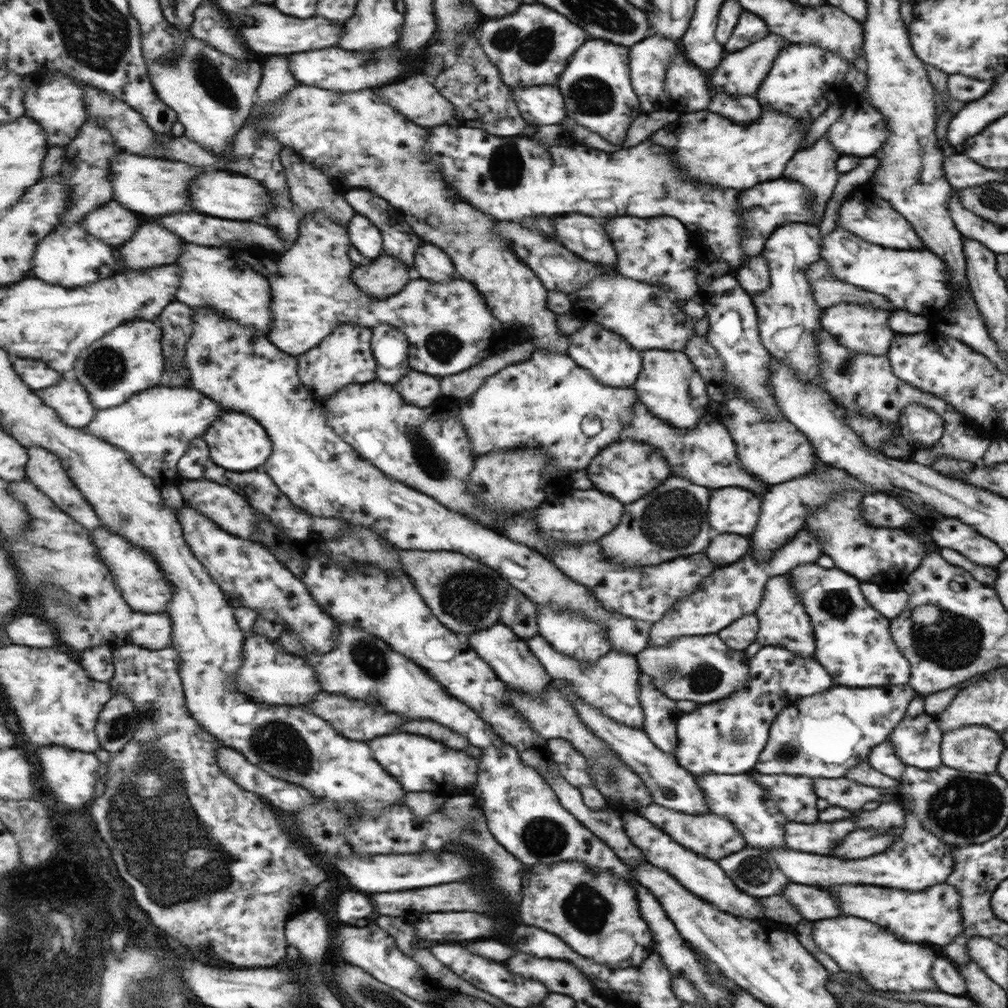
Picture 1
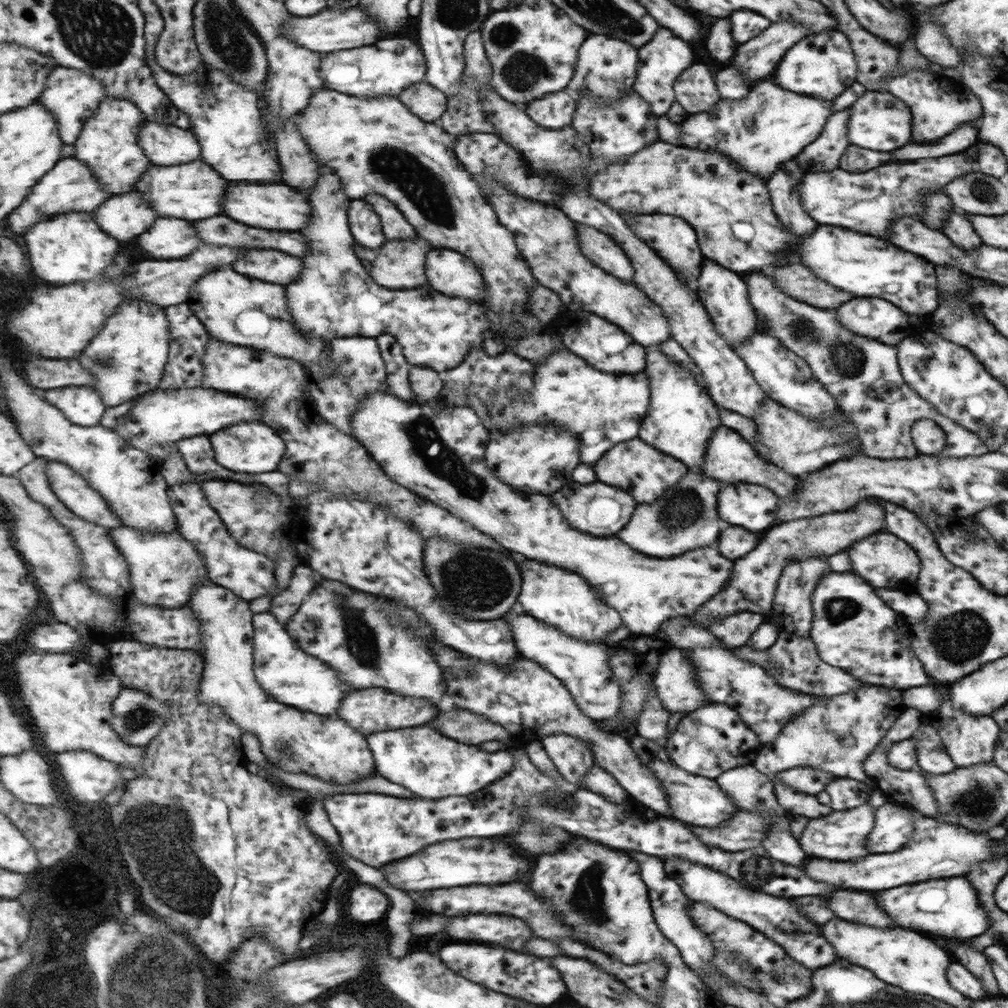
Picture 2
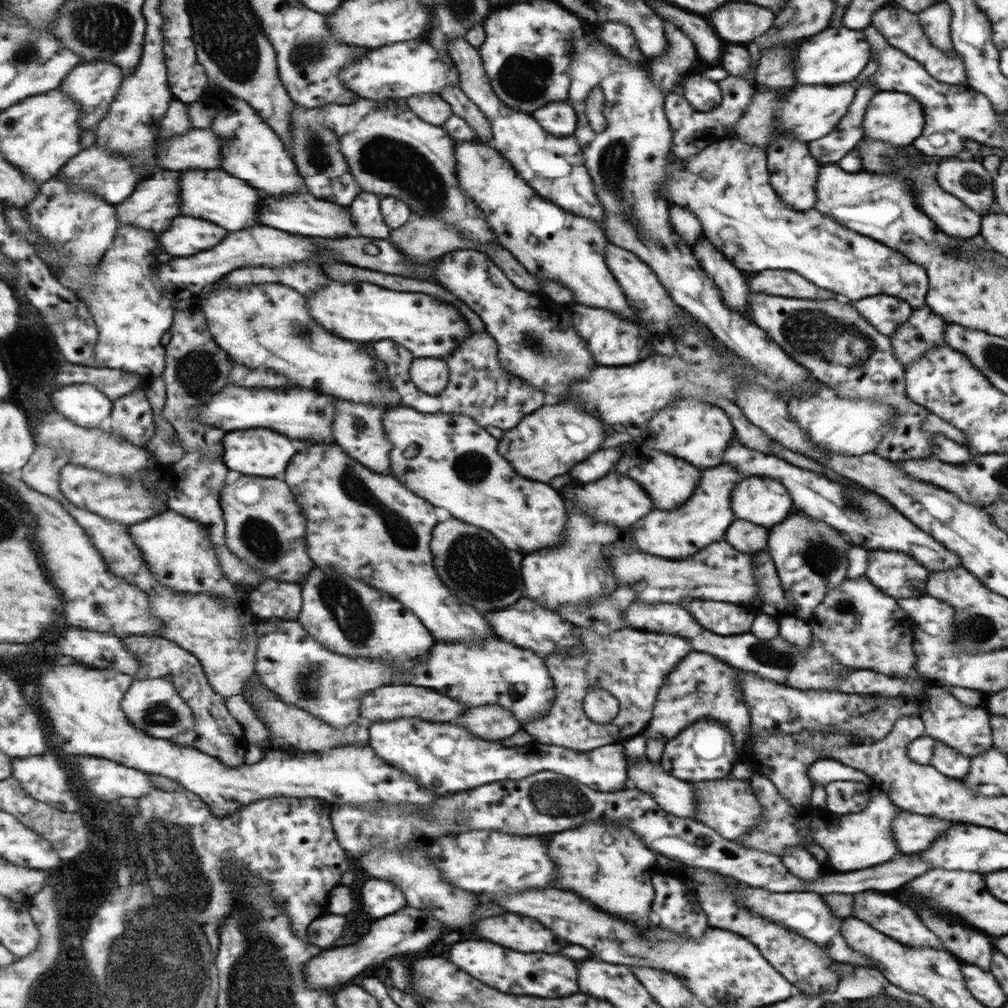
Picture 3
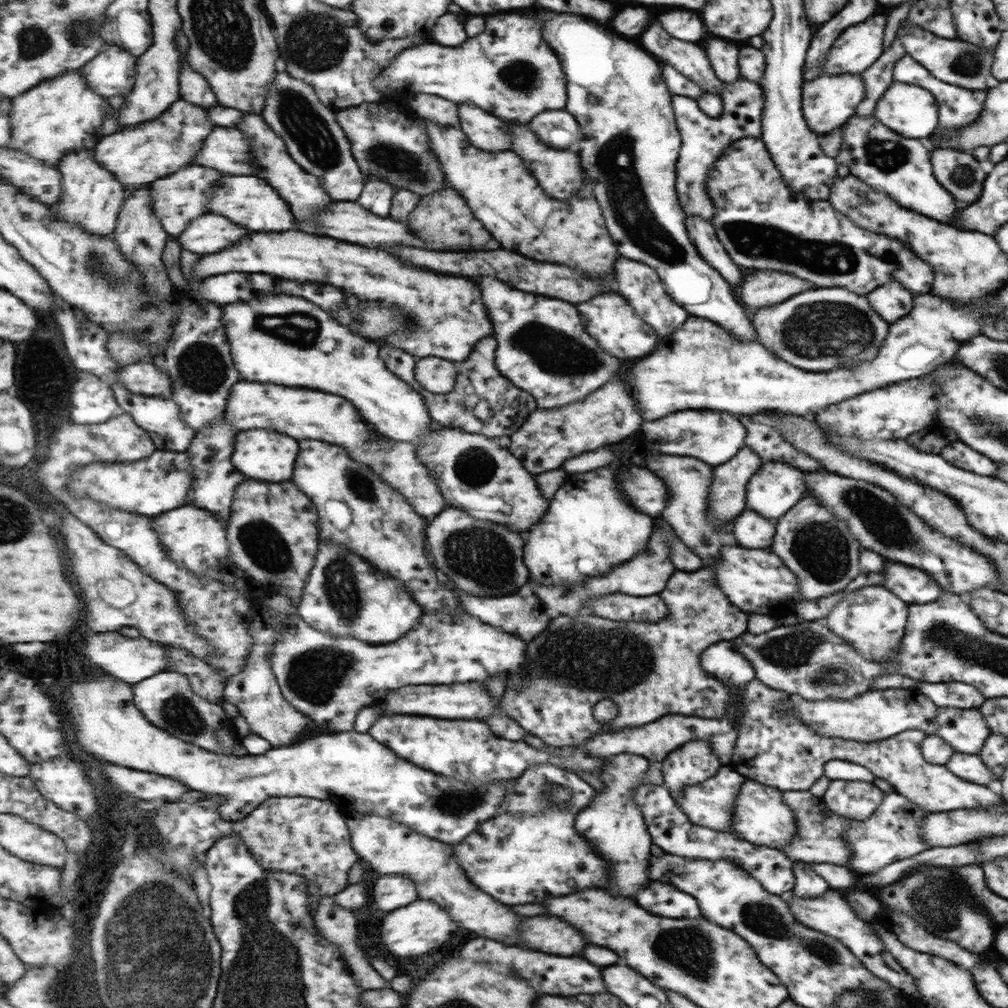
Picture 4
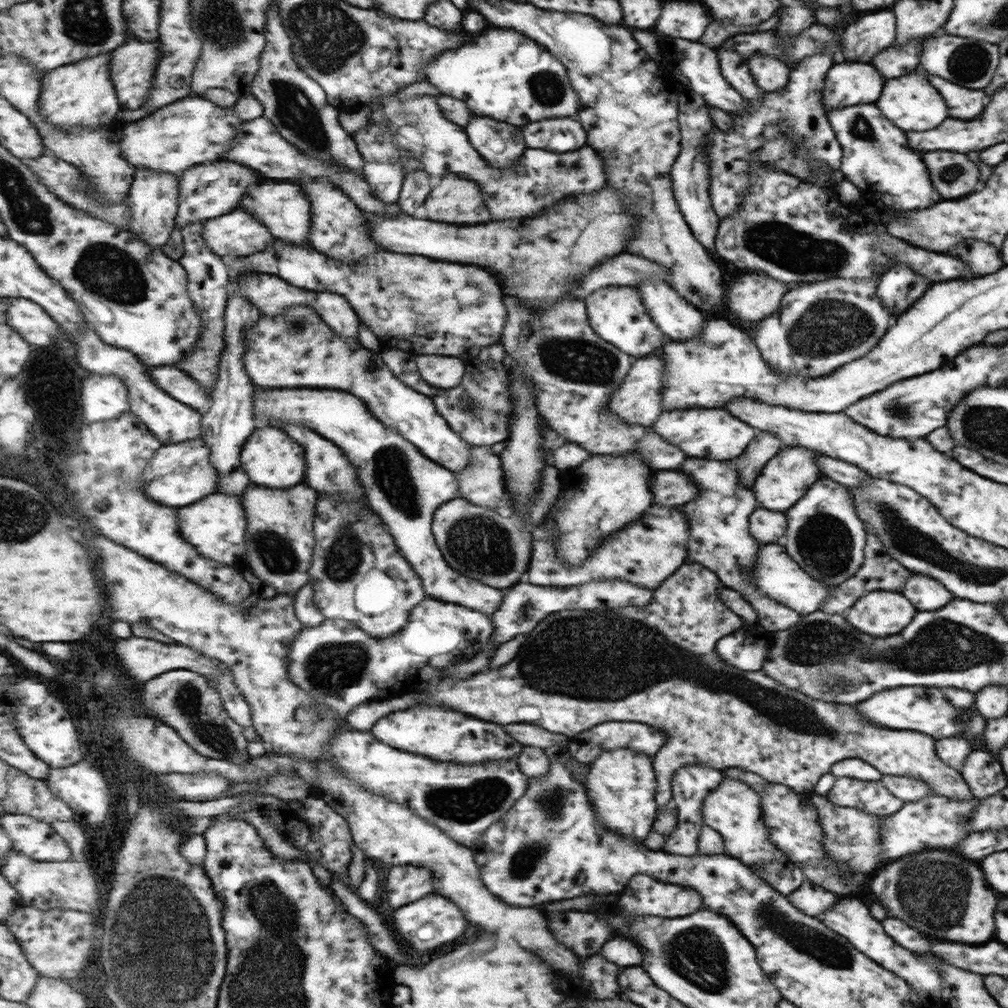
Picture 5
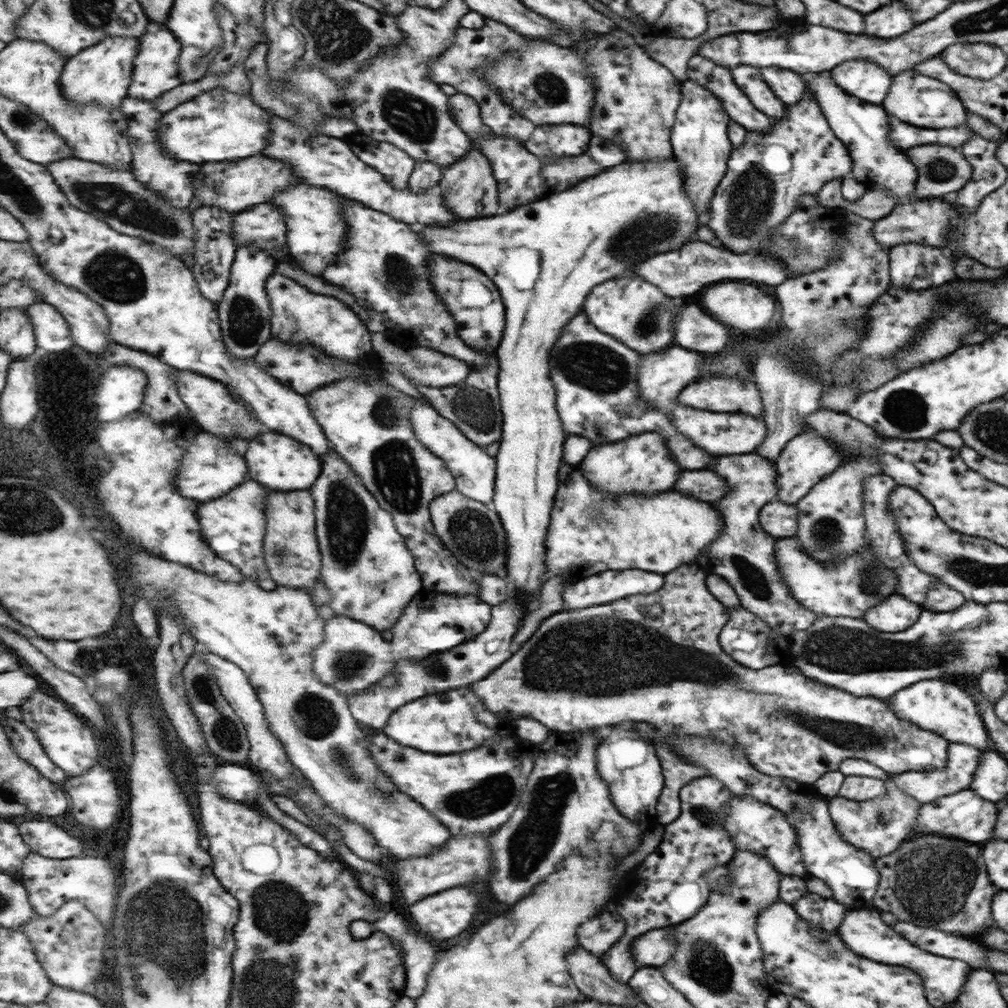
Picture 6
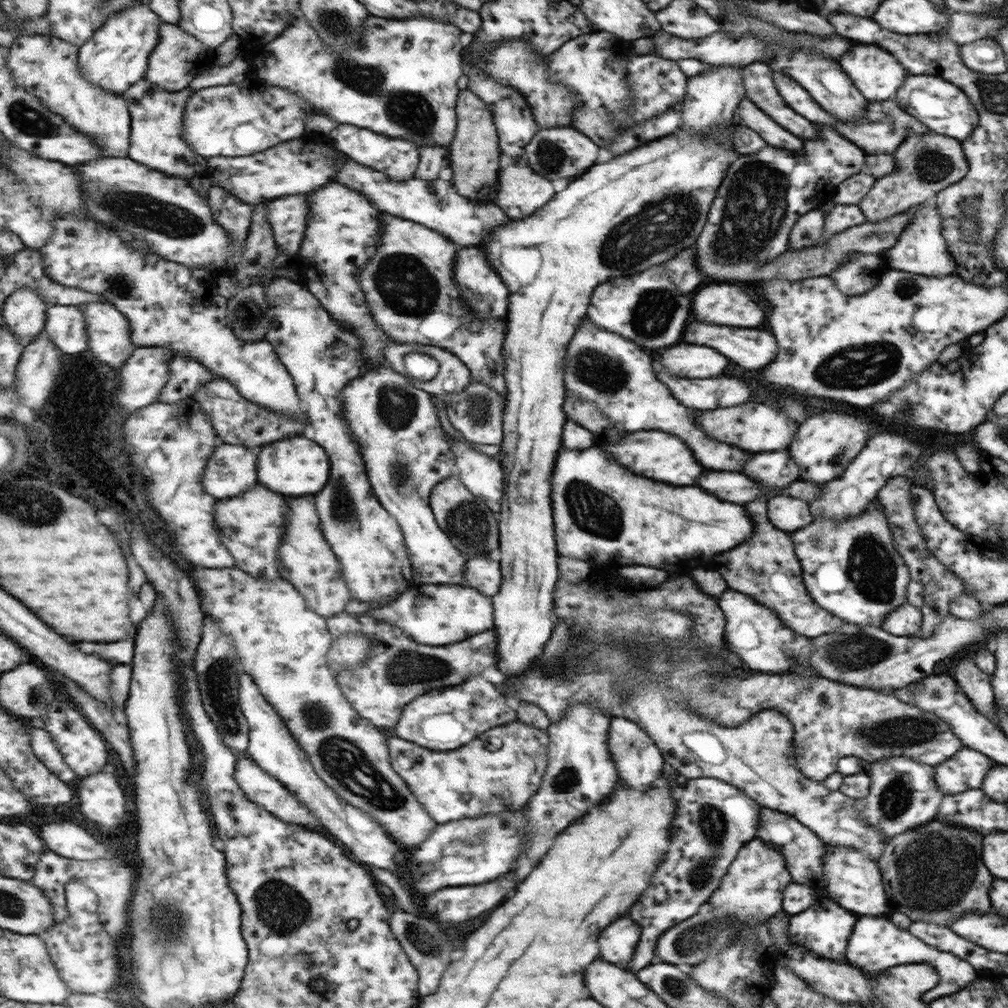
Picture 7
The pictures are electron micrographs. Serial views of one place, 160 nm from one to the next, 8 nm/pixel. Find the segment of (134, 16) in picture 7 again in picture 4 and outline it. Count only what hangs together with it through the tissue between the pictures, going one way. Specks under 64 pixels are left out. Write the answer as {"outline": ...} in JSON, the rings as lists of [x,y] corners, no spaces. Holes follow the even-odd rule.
{"outline":[[[78,70],[68,71],[67,74],[58,76],[39,84],[30,92],[25,92],[15,99],[12,99],[13,110],[12,120],[12,137],[10,147],[15,150],[23,150],[29,156],[44,160],[49,164],[60,164],[61,158],[64,158],[69,152],[77,152],[82,149],[93,149],[98,142],[104,137],[101,135],[101,126],[105,122],[105,114],[111,108],[109,100],[104,96],[99,96],[82,77]]]}

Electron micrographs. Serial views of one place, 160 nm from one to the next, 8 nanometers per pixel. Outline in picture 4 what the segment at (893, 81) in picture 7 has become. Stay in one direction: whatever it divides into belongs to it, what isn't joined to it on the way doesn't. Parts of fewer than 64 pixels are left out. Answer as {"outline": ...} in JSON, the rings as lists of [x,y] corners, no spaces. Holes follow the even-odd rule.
{"outline":[[[821,74],[811,82],[802,84],[802,115],[806,119],[807,128],[818,136],[841,127],[857,110],[857,106],[865,98],[865,85],[860,74]]]}

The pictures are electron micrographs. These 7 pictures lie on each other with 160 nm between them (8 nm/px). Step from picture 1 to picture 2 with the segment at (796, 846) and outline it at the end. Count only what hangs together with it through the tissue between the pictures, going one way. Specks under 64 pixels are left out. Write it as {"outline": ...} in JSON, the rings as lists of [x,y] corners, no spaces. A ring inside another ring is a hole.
{"outline":[[[867,804],[859,805],[847,812],[831,812],[823,818],[809,820],[805,830],[799,836],[799,844],[803,844],[803,852],[807,856],[817,856],[817,858],[827,858],[827,860],[853,860],[853,858],[863,858],[869,852],[865,850],[863,842],[871,826],[875,824],[874,808]]]}

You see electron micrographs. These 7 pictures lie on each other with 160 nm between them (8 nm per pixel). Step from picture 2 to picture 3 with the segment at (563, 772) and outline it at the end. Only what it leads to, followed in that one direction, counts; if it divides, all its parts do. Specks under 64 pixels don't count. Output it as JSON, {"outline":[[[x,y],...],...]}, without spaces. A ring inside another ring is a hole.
{"outline":[[[576,625],[574,627],[578,630],[582,642],[578,648],[570,648],[564,652],[556,652],[556,654],[542,657],[554,682],[555,695],[554,700],[551,700],[552,707],[548,710],[547,715],[532,718],[521,728],[530,734],[537,744],[558,746],[577,752],[587,752],[603,745],[622,744],[633,735],[641,734],[649,725],[651,718],[653,718],[653,700],[657,699],[663,681],[692,648],[681,636],[673,636],[665,632],[643,631],[624,626],[603,637],[591,632],[588,628],[580,628]],[[595,685],[609,691],[618,700],[617,714],[608,723],[595,723],[582,708],[582,700],[585,698],[586,690]]]}

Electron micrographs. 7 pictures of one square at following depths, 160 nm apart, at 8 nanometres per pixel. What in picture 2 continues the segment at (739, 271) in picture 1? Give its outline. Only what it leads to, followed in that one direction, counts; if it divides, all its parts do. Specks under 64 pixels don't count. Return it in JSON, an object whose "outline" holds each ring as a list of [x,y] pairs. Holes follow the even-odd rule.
{"outline":[[[795,262],[793,266],[759,270],[745,276],[750,304],[759,312],[759,320],[768,328],[767,334],[801,357],[823,388],[835,397],[838,408],[855,425],[862,454],[881,460],[915,457],[919,452],[910,436],[915,420],[933,420],[941,428],[947,442],[943,448],[947,458],[986,454],[988,448],[979,442],[975,433],[943,416],[902,379],[896,347],[857,336],[839,325],[835,309],[854,298],[849,292],[833,288],[813,276],[810,268]]]}

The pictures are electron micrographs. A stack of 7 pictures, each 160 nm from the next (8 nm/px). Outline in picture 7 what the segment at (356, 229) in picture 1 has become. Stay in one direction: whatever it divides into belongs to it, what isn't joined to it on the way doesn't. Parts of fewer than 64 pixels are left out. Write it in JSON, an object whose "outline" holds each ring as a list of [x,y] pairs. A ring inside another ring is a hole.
{"outline":[[[338,124],[337,128],[330,133],[333,136],[333,144],[349,154],[353,160],[367,164],[371,168],[379,168],[379,171],[390,176],[391,180],[403,182],[411,180],[418,171],[421,162],[421,152],[418,146],[410,140],[385,136],[367,128],[357,128],[354,124]]]}

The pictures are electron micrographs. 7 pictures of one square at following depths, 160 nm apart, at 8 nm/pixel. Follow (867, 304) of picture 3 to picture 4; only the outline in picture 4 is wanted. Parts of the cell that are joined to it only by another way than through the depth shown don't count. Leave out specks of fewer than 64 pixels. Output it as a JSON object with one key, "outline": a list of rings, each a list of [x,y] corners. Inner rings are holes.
{"outline":[[[891,282],[875,288],[875,291],[867,294],[866,298],[870,302],[871,309],[890,326],[911,310],[913,295],[903,290],[903,285]]]}

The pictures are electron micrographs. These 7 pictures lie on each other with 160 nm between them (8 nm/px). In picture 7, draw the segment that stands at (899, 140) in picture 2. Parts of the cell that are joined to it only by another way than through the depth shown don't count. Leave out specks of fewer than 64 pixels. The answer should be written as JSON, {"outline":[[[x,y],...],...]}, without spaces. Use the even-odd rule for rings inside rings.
{"outline":[[[907,75],[903,80],[903,88],[899,88],[899,96],[895,96],[897,104],[907,108],[907,114],[925,124],[931,132],[943,132],[943,136],[957,138],[960,142],[977,127],[977,112],[969,104],[969,97],[957,86],[937,78],[937,76]]]}

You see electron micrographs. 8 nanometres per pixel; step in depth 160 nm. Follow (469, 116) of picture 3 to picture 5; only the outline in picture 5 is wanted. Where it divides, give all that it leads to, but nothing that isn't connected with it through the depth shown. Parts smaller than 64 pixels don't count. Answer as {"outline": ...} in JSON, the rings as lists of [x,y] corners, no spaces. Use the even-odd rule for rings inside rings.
{"outline":[[[475,115],[466,131],[471,144],[495,168],[511,168],[516,161],[515,156],[523,156],[527,147],[520,127],[491,117]]]}

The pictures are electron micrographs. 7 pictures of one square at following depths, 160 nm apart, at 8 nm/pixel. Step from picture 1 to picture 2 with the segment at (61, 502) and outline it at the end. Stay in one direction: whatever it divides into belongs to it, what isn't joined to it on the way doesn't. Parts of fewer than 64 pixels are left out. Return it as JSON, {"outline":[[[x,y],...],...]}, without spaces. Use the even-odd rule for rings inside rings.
{"outline":[[[50,460],[46,475],[59,500],[62,500],[77,516],[111,529],[123,526],[122,520],[112,511],[99,491],[91,488],[83,475],[75,472],[74,468]]]}

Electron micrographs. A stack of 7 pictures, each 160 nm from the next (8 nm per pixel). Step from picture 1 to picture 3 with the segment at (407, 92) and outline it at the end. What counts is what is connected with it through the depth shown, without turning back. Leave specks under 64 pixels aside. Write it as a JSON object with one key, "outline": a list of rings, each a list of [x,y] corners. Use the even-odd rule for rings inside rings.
{"outline":[[[440,94],[413,95],[408,98],[411,110],[429,124],[445,127],[450,116],[454,115],[452,104]]]}

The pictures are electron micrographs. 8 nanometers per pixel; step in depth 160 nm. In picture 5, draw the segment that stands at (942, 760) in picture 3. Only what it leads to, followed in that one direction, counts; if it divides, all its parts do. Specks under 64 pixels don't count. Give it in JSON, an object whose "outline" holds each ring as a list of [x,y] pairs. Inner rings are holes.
{"outline":[[[972,750],[959,774],[975,800],[994,796],[1007,787],[1003,768],[997,758],[987,751]]]}

